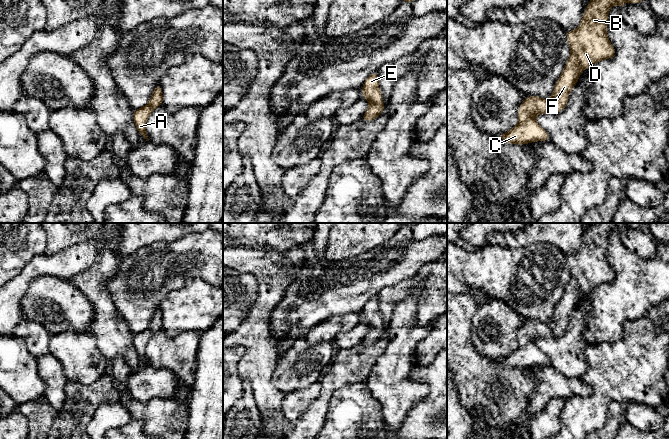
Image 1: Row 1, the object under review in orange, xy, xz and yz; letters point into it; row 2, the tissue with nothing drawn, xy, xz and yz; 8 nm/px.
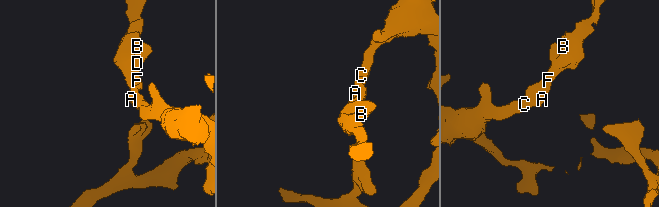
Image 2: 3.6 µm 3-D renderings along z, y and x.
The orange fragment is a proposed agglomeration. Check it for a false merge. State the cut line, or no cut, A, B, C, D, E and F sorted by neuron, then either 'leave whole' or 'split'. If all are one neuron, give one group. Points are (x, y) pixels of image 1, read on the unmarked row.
cut none; groups A B C D E F; leave whole

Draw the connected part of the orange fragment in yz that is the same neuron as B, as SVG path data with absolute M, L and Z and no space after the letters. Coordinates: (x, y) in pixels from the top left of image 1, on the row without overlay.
M592 223L582 239L579 251L566 256L570 281L554 309L551 321L548 324L538 320L526 321L518 333L518 348L500 358L500 363L519 369L550 365L547 355L537 346L536 339L562 335L580 298L595 287L615 280L615 272L607 259L610 232L614 228L621 232L625 226L638 228L642 224L644 223Z

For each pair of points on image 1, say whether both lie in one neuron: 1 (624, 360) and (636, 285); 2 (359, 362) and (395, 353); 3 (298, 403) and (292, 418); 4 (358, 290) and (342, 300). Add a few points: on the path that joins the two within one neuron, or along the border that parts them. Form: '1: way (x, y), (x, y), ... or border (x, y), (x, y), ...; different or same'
1: border (650, 307), (626, 320), (616, 339); different
2: border (387, 337), (386, 349), (376, 359), (366, 379); different
3: way (294, 407), (292, 414); same
4: way (354, 290), (346, 296); same

